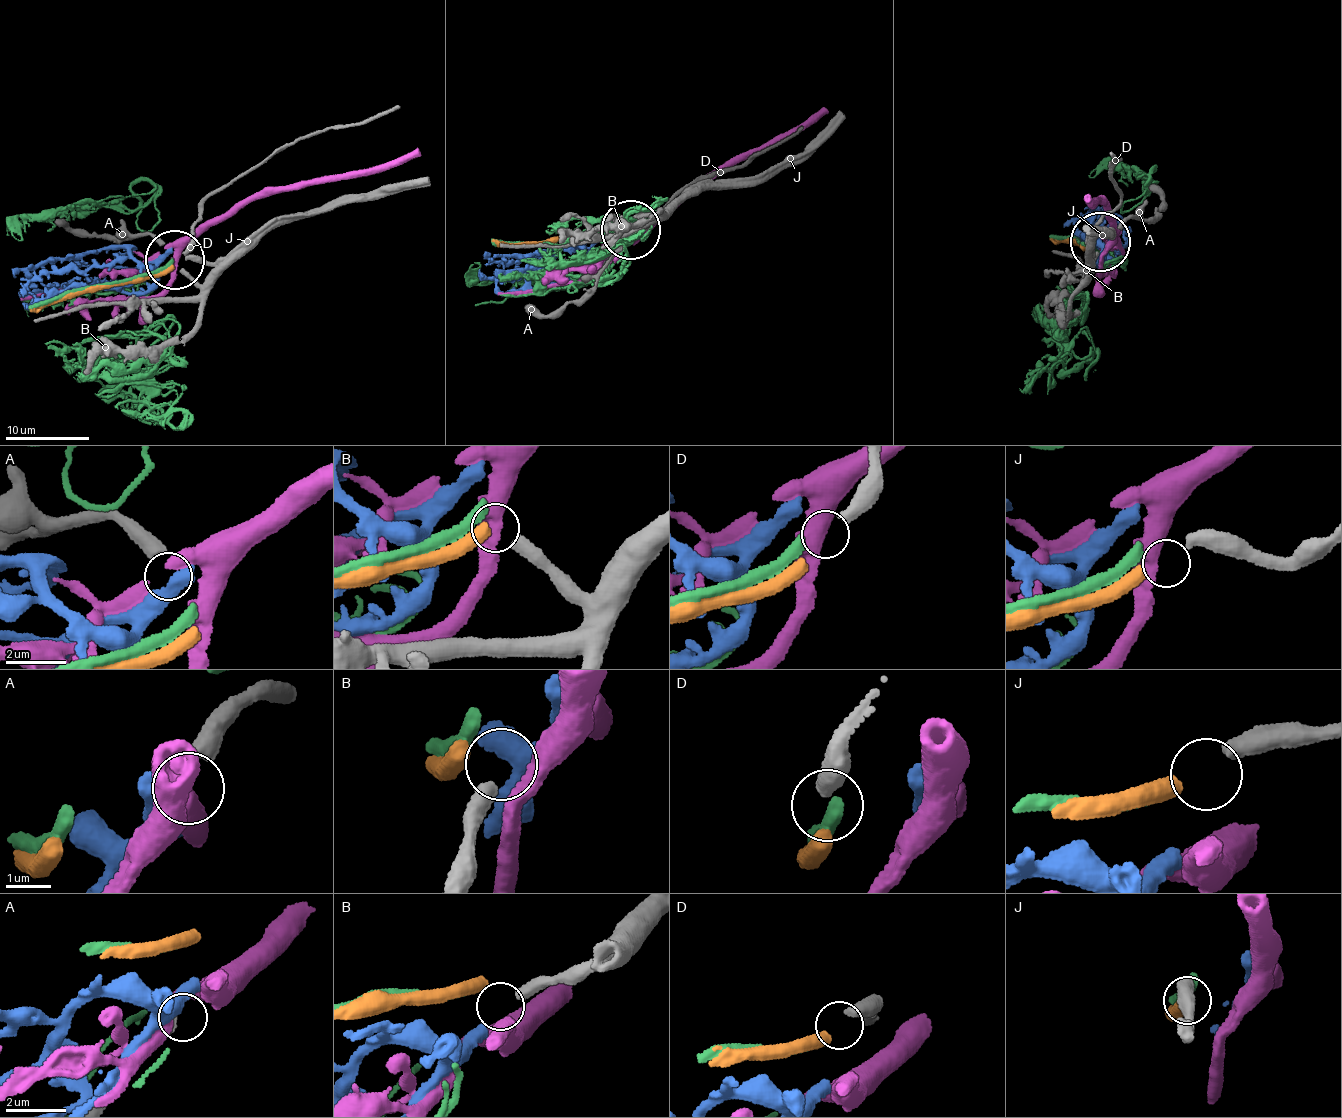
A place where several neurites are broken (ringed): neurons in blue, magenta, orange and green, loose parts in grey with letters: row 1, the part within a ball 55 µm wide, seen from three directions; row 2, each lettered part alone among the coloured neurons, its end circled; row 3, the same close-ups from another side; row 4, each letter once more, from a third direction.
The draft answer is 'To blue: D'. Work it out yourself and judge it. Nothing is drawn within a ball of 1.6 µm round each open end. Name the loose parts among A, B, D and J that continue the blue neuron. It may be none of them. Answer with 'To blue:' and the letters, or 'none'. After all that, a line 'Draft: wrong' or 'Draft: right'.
To blue: none
Draft: wrong

